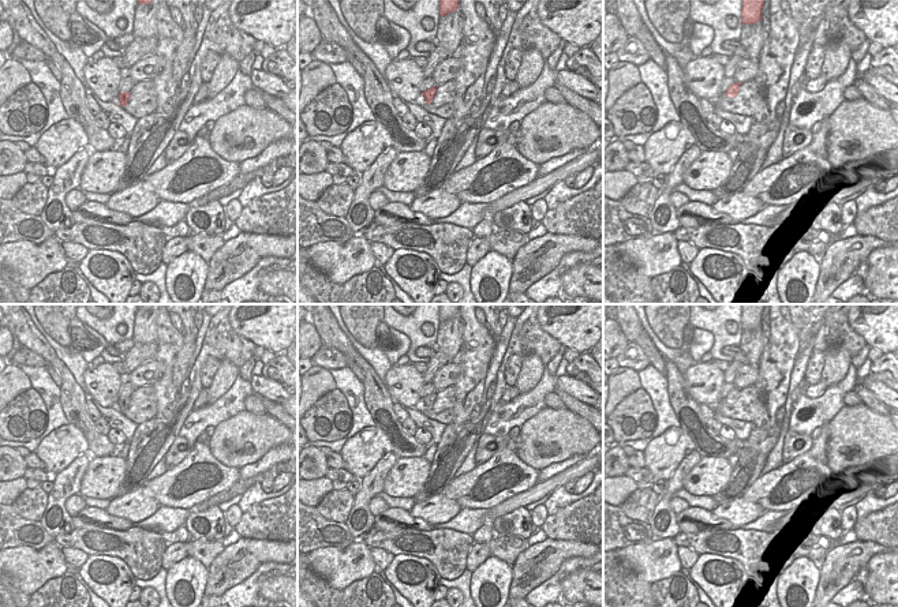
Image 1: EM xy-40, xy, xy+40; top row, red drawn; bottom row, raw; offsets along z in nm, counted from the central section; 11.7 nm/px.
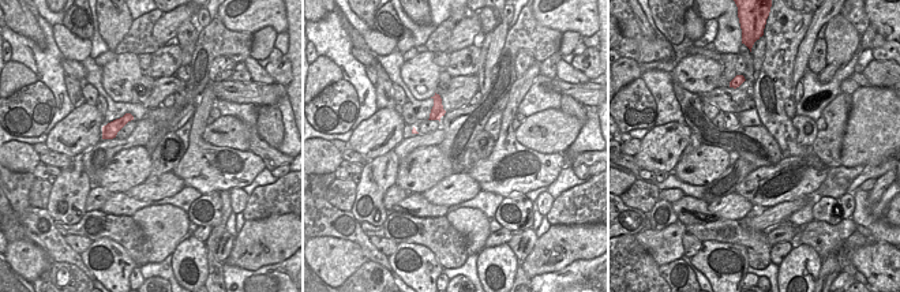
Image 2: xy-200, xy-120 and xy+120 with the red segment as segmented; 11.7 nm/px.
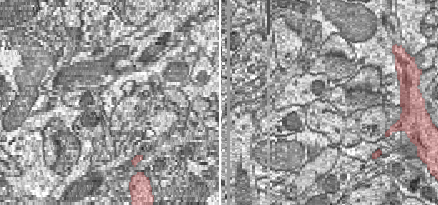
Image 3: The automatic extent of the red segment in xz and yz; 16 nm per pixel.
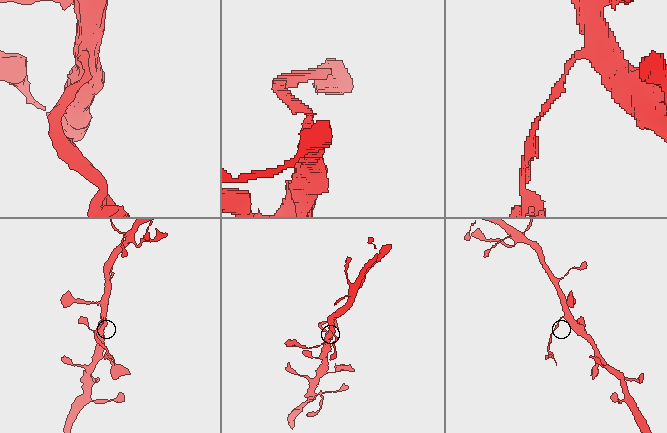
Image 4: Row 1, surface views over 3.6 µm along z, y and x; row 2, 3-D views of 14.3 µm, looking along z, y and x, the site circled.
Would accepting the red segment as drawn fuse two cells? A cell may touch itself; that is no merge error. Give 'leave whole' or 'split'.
split

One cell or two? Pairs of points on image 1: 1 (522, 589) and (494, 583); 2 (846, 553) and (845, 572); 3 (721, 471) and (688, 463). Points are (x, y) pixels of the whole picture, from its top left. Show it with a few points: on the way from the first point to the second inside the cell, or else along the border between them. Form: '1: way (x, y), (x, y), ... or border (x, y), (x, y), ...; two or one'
1: border (512, 566), (512, 583), (508, 592); two
2: way (846, 557), (845, 568); one
3: border (702, 457), (685, 476), (681, 487); two

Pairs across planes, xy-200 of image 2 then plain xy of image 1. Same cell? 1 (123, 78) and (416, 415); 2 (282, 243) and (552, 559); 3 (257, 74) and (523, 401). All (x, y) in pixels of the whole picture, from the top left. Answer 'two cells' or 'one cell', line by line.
1: two cells
2: one cell
3: two cells

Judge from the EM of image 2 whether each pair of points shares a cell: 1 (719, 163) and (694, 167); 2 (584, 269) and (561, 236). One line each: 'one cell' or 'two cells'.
1: one cell
2: two cells

